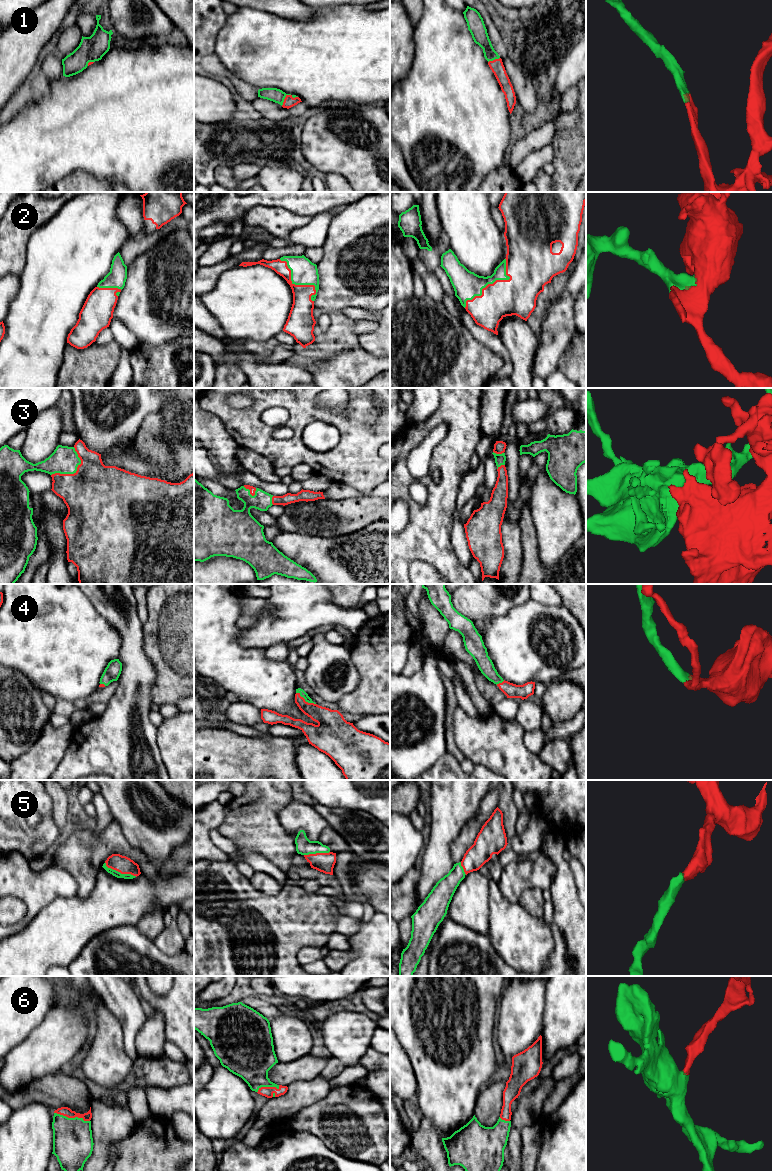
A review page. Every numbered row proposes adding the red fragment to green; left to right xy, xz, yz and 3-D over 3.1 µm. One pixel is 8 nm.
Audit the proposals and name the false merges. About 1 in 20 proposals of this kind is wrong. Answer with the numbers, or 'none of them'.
none of them

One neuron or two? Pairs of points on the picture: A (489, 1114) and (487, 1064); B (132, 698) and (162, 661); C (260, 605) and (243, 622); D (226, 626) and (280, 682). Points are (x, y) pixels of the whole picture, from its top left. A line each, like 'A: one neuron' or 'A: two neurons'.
A: two neurons
B: two neurons
C: one neuron
D: one neuron

